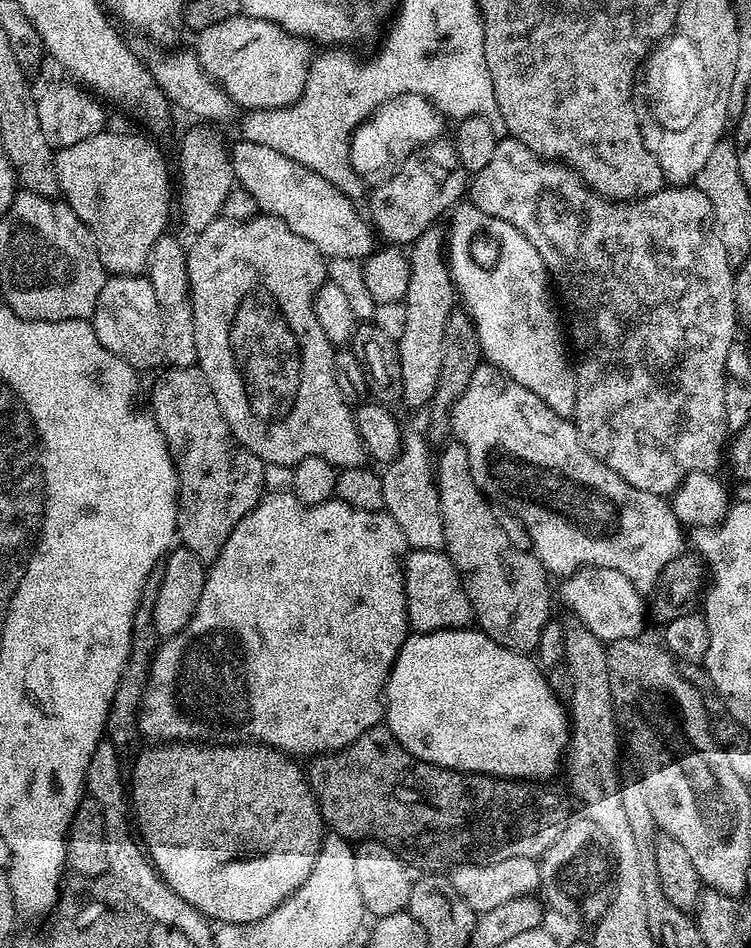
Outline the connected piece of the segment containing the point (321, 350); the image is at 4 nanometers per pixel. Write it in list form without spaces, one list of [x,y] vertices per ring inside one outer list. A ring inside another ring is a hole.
[[[263,214],[255,216],[253,220],[246,222],[230,222],[223,218],[210,222],[206,230],[195,233],[196,240],[191,245],[187,245],[188,254],[188,277],[190,278],[190,294],[192,295],[192,309],[194,310],[194,346],[196,347],[196,364],[200,373],[210,382],[210,390],[214,390],[214,398],[218,402],[218,410],[222,410],[222,418],[232,431],[232,436],[250,454],[257,456],[265,464],[290,464],[295,466],[302,462],[302,458],[307,456],[317,456],[326,458],[337,468],[359,468],[365,463],[366,453],[362,438],[358,438],[356,429],[356,418],[353,409],[342,398],[338,390],[338,382],[334,382],[334,345],[322,334],[322,326],[318,326],[318,318],[314,314],[314,298],[318,291],[326,282],[326,260],[320,255],[318,249],[313,244],[306,242],[306,238],[298,238],[290,226],[286,226],[284,220],[279,220],[277,216],[265,216]],[[244,408],[296,408],[292,413],[292,420],[288,424],[280,424],[276,432],[260,432],[260,428],[252,428],[252,420],[244,416]]]

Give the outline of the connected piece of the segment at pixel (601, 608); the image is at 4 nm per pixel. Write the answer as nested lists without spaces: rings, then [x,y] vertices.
[[[580,568],[563,581],[558,588],[558,596],[573,612],[575,623],[597,636],[603,642],[613,640],[634,640],[645,635],[644,616],[646,620],[645,597],[618,570],[609,568]]]

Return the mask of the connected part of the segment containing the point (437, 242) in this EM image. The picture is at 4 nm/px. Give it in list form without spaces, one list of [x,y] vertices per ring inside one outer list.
[[[439,227],[427,228],[407,253],[409,285],[402,303],[406,306],[406,330],[398,342],[400,350],[400,373],[402,374],[403,403],[412,408],[431,405],[432,395],[438,386],[438,369],[442,367],[443,330],[447,319],[458,304],[456,285],[448,273],[446,259],[446,236]]]

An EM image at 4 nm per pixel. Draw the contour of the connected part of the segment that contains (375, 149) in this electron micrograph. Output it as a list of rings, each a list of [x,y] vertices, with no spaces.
[[[398,94],[378,106],[352,132],[350,162],[365,185],[375,186],[386,182],[400,169],[409,154],[423,144],[441,139],[445,117],[422,94]]]

